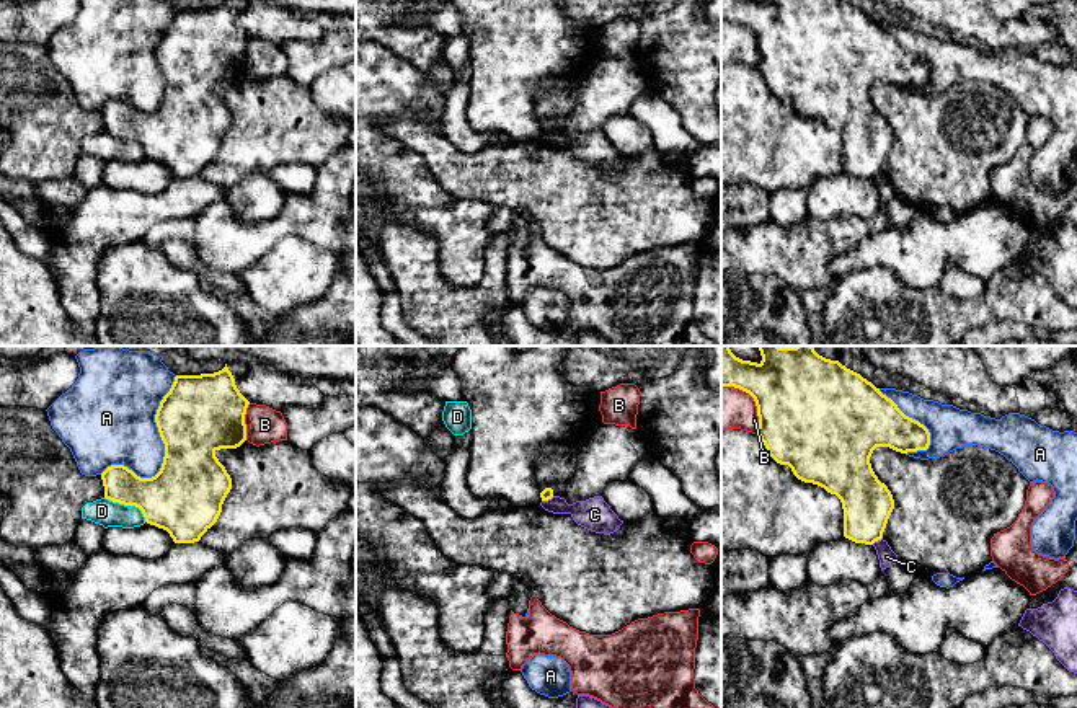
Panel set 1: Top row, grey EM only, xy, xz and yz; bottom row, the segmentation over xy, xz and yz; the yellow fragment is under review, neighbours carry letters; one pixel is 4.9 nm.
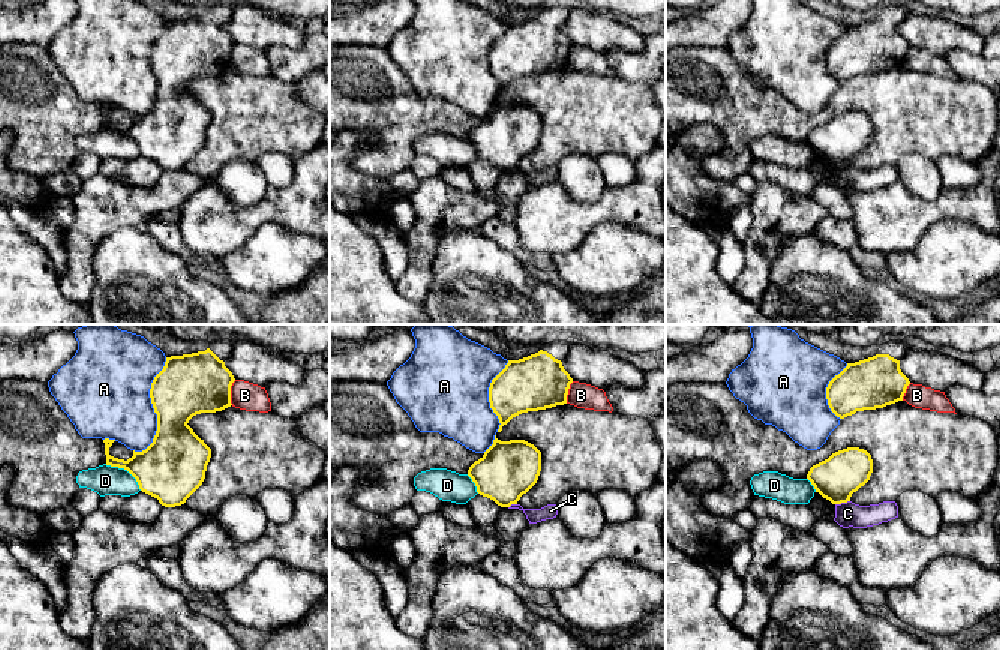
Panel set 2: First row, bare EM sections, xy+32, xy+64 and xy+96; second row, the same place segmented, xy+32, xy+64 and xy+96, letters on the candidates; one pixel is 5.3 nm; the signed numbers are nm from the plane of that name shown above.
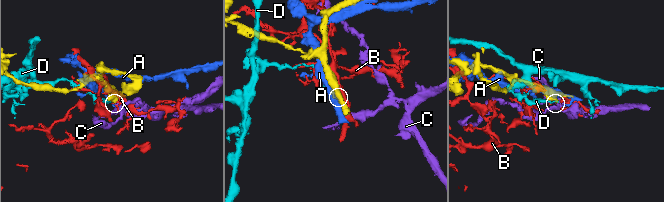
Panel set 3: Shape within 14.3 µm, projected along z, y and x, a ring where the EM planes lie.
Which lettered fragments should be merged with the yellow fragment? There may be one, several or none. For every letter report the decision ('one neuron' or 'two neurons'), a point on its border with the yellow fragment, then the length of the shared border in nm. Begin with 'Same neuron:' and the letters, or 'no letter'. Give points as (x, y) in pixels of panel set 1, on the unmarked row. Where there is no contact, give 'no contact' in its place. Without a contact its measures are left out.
Same neuron: no letter
A: two neurons | xy (165, 87) | 600 nm
B: two neurons | xy (243, 56) | 190 nm
C: two neurons | yz (877, 175) | 70 nm
D: two neurons | xy (128, 139) | 240 nm

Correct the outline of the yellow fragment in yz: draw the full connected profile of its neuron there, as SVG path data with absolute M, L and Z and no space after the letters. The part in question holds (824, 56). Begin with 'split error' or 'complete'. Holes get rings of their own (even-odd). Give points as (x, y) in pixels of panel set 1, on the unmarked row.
complete; M721 0L721 21L739 23L754 33L759 51L756 69L777 98L788 100L798 114L818 119L840 134L845 173L865 179L883 173L894 134L875 109L870 91L876 82L901 88L927 85L930 67L924 59L906 51L880 23L845 0Z

